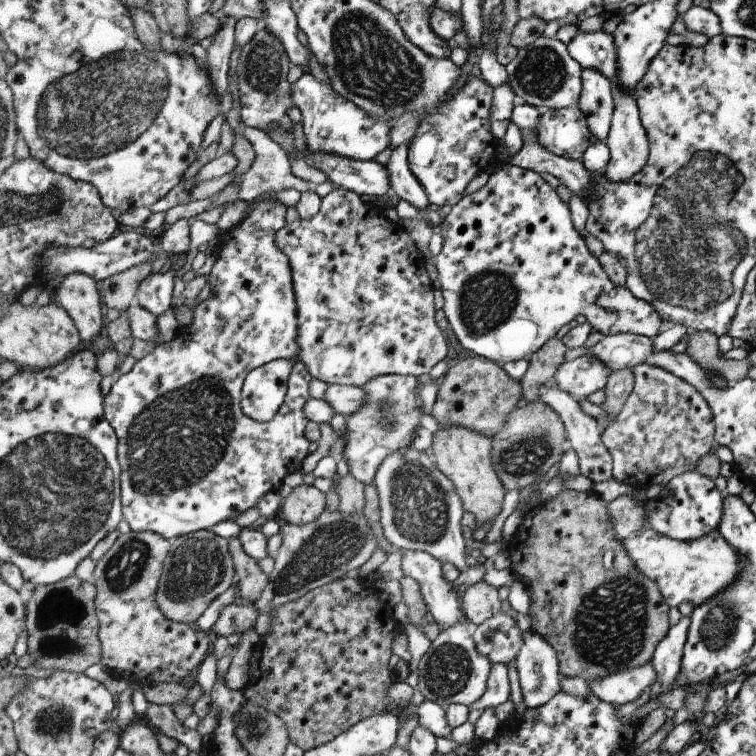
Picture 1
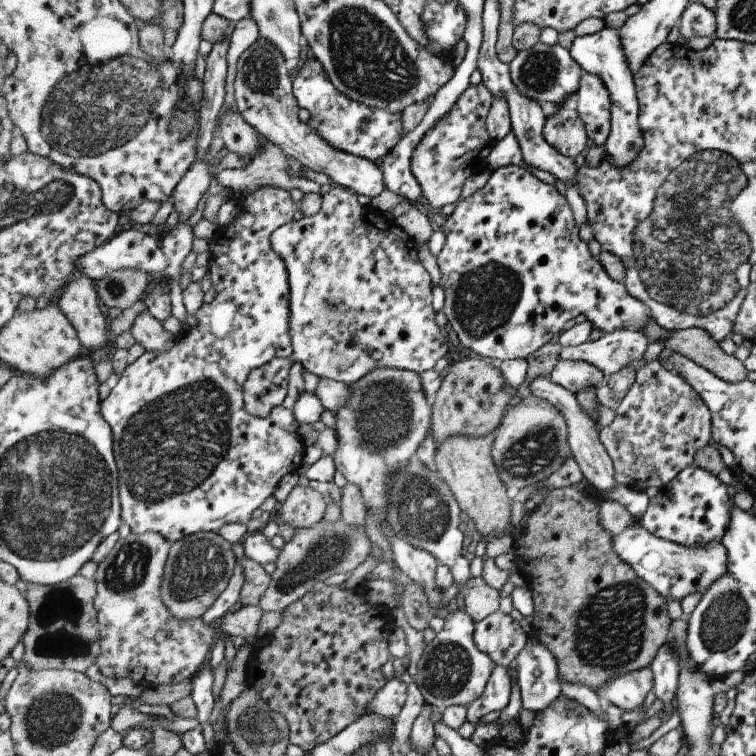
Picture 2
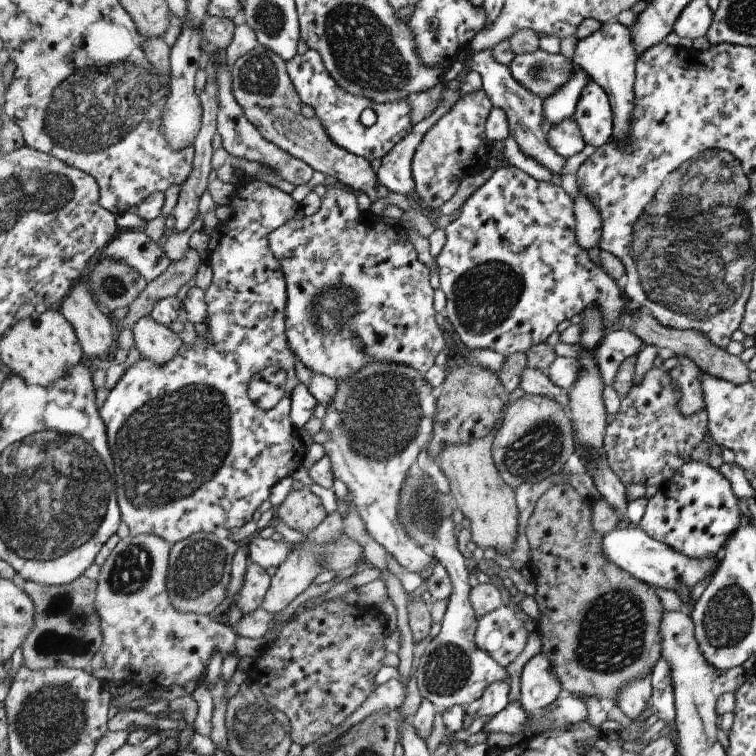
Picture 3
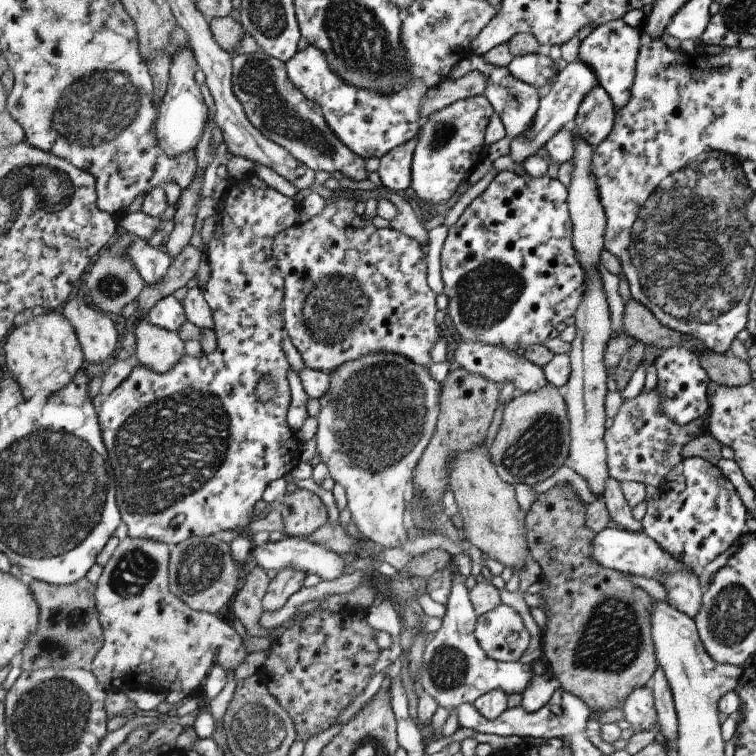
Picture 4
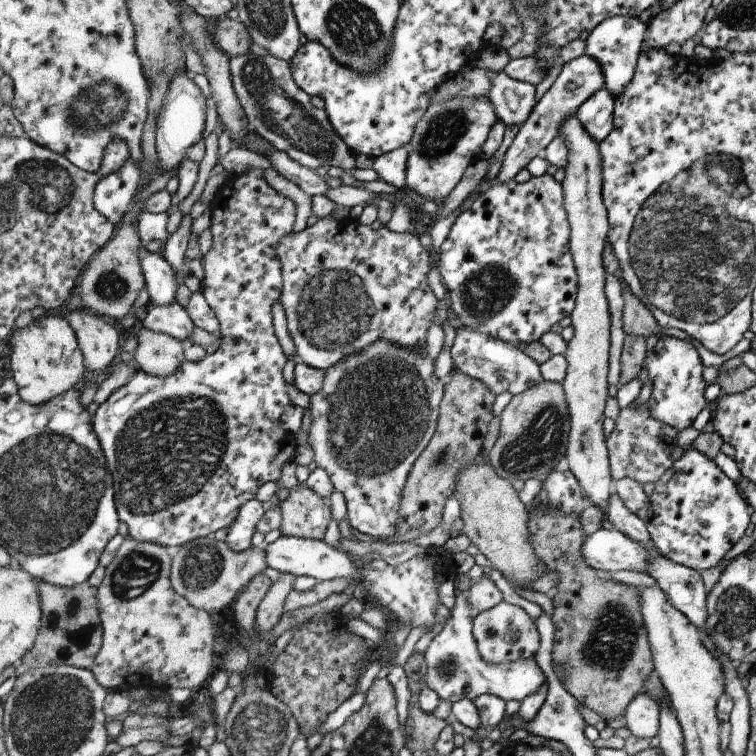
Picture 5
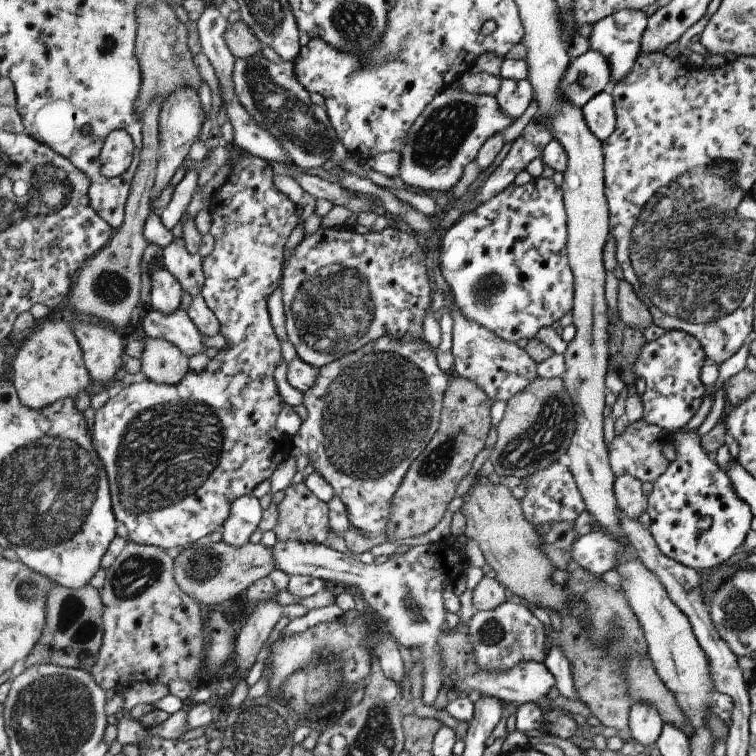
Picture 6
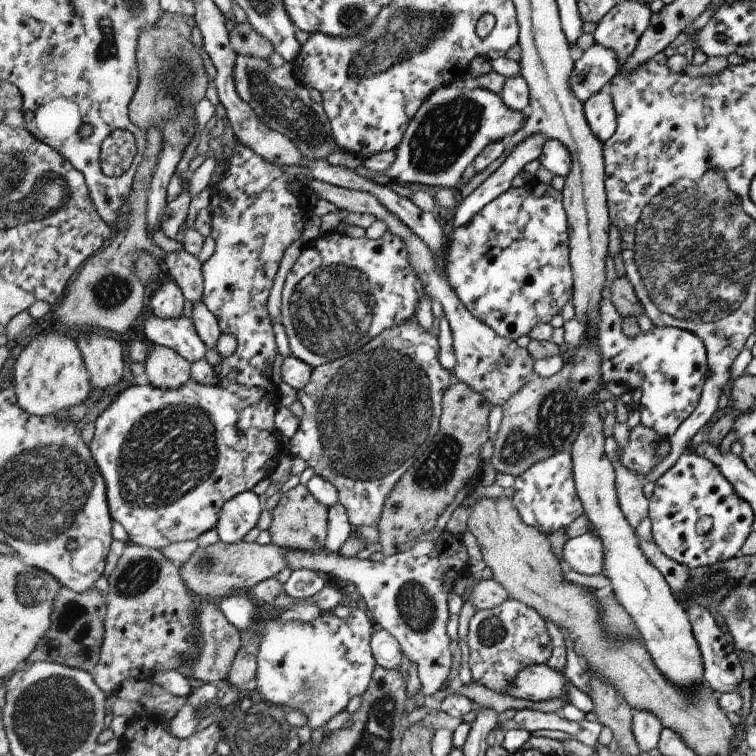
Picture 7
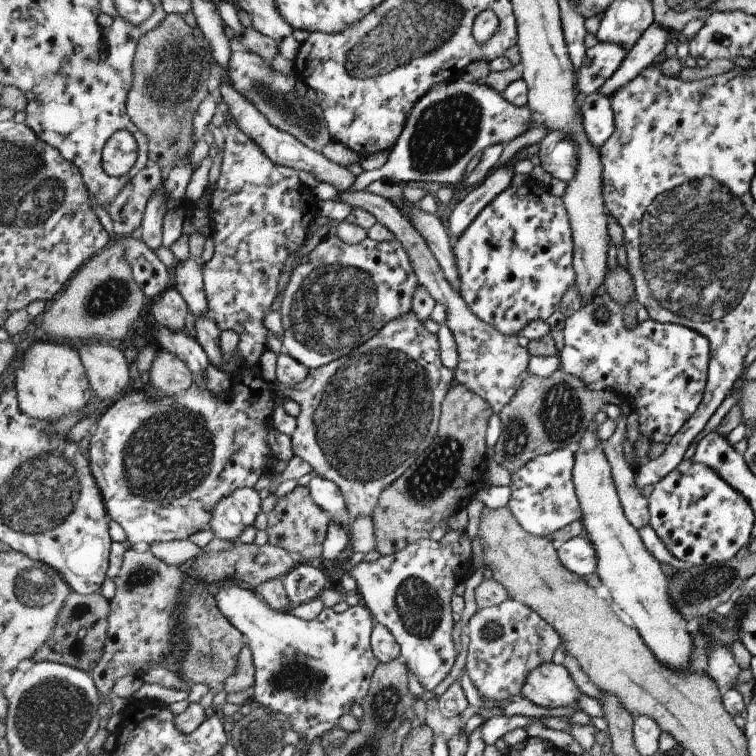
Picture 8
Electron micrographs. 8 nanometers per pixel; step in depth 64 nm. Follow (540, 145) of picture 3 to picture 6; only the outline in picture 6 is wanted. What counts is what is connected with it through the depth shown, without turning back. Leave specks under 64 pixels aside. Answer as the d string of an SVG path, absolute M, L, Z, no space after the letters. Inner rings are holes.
M504 79L495 98L503 112L509 114L511 118L518 119L525 114L525 110L535 100L535 88L529 79Z

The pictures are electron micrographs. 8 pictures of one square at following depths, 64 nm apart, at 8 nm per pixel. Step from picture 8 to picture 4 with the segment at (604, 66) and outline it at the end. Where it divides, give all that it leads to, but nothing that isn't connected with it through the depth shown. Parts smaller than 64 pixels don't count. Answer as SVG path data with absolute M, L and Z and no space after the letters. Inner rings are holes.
M577 58L564 66L556 81L551 84L550 90L542 95L540 108L532 125L522 136L510 142L509 156L512 161L519 165L525 163L525 160L528 160L531 156L538 155L545 150L553 136L558 135L565 128L573 126L586 97L600 85L596 71L591 65L586 64L586 61Z

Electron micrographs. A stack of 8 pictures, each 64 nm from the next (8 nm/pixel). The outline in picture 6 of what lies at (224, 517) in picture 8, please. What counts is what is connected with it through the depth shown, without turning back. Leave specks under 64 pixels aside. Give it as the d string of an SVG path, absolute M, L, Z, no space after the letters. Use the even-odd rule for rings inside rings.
M243 496L233 502L231 516L223 524L222 540L233 548L247 546L263 518L261 500L255 496Z

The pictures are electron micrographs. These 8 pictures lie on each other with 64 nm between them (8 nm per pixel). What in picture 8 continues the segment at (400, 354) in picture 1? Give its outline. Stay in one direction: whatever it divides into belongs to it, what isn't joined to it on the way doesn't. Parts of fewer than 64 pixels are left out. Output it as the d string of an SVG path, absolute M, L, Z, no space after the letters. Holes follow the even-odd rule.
M334 233L325 236L314 250L300 260L286 286L280 308L284 355L290 355L309 370L350 356L389 322L411 312L413 294L419 285L410 254L397 238L392 242L377 242L367 238L360 244L349 245Z

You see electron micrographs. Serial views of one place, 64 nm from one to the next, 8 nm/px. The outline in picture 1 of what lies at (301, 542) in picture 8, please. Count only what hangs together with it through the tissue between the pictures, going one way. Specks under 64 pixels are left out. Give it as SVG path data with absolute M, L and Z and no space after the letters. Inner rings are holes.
M312 484L295 487L284 500L280 517L291 524L315 522L327 508L327 496Z

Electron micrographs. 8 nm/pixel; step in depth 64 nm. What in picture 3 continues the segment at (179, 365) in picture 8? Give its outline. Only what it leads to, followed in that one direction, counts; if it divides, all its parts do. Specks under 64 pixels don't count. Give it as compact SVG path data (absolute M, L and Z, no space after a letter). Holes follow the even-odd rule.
M151 316L141 318L132 328L140 357L157 365L167 365L183 349L183 340L169 326L157 323Z

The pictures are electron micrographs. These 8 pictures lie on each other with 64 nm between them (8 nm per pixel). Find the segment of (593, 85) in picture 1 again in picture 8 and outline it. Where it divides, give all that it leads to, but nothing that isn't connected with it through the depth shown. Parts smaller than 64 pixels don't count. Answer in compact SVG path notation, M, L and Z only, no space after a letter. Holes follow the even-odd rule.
M599 92L585 95L583 98L582 124L586 129L588 140L597 149L603 149L616 132L612 100Z

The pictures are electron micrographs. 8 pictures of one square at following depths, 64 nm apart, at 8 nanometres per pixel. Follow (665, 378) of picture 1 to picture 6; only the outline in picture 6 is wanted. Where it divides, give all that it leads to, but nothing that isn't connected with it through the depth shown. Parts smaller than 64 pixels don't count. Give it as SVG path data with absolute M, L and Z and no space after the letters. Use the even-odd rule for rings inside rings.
M642 417L629 423L624 430L614 435L610 449L611 468L617 476L630 474L643 482L655 482L670 467L671 462L663 456L663 446L674 444L675 434L657 424L649 424Z

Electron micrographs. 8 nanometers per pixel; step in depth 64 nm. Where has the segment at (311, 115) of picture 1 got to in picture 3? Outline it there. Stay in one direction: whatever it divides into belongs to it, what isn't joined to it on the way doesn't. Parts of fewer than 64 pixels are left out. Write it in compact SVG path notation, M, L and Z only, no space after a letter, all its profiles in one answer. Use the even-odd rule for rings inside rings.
M314 49L307 50L302 56L296 55L291 61L286 62L286 66L288 76L307 109L321 120L322 126L339 147L349 150L356 156L364 157L367 161L382 160L407 139L416 126L413 121L411 98L409 101L404 99L395 103L377 103L344 90L327 71L322 55ZM367 108L372 109L377 117L375 124L369 128L361 122L361 114Z

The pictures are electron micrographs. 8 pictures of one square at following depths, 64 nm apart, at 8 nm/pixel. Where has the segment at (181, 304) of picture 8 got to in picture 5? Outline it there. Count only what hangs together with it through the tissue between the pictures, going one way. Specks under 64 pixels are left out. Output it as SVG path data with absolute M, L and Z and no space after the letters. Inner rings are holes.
M143 250L140 253L142 257L142 270L146 277L146 288L150 296L149 303L151 306L163 307L173 305L177 303L177 288L179 288L178 277L170 266L170 263L163 256L163 252L151 254L147 250Z

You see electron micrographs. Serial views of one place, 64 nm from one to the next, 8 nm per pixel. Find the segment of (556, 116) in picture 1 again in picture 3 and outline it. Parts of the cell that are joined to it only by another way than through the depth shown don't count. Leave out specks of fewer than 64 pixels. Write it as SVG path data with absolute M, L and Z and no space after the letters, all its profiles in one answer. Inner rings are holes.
M574 116L558 126L549 127L547 136L550 147L563 156L563 159L579 154L587 146Z

